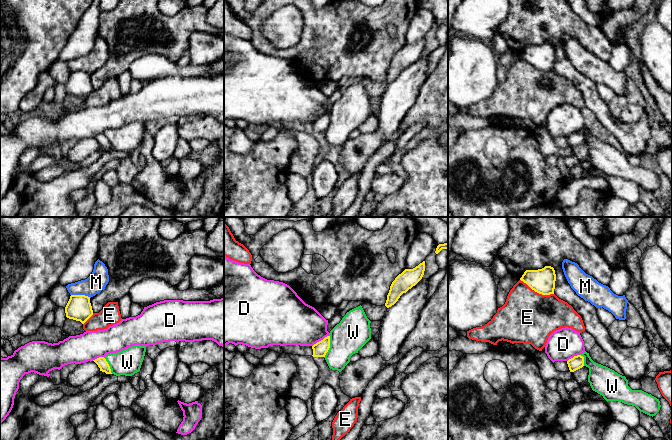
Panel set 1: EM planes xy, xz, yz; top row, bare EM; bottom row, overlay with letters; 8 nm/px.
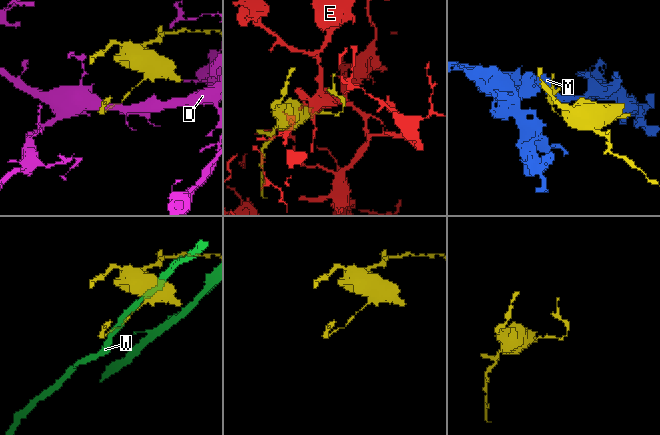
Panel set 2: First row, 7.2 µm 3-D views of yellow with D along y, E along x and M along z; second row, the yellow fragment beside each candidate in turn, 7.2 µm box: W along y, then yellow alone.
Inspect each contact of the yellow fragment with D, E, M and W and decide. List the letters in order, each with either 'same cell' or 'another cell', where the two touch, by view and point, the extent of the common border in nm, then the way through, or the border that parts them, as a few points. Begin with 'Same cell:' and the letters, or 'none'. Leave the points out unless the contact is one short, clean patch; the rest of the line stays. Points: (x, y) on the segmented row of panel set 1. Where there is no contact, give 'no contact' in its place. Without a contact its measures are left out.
Same cell: none
D: another cell; meets yellow in xz at (321, 340); contact 160 nm long; border along xz (328, 335), (312, 346)
E: another cell; meets yellow in yz at (537, 292); contact 300 nm long
M: another cell; meets yellow in xy at (81, 295); contact 160 nm long
W: another cell; meets yellow in xz at (329, 346); contact 190 nm long; border along xz (329, 335), (329, 349), (324, 357)

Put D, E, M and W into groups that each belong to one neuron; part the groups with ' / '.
D / E / M / W

